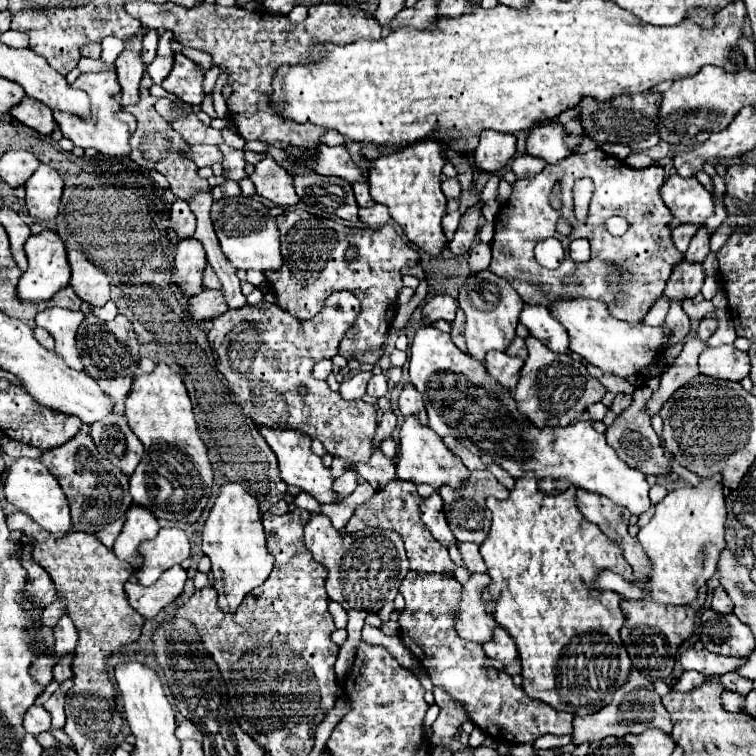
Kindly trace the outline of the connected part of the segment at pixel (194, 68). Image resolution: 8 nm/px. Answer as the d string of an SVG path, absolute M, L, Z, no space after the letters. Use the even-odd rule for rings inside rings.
M175 52L173 70L163 80L163 88L181 100L189 104L201 104L205 92L203 92L203 68L189 60L185 54Z

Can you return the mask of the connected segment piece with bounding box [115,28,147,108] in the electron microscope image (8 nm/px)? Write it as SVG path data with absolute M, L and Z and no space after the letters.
M147 28L141 30L141 36L133 36L125 42L125 50L115 60L117 80L121 86L121 108L139 102L139 84L145 74L145 64L141 62L141 38Z

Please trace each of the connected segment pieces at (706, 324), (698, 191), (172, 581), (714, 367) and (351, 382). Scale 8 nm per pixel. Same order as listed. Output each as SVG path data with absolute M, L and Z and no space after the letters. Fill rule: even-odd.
M703 318L703 320L699 322L699 326L695 328L695 334L697 334L701 340L709 340L711 334L715 332L715 328L717 328L717 320L715 320L715 318Z
M669 176L669 180L661 186L661 198L673 218L683 224L703 224L715 210L711 192L707 192L695 176Z
M173 566L153 586L143 586L137 580L131 580L125 584L125 592L129 604L143 618L153 618L161 608L171 604L183 592L185 582L187 582L187 572L181 566Z
M733 344L707 348L699 356L699 372L721 380L741 382L749 374L749 368L747 352L737 350Z
M357 372L357 374L353 374L351 378L347 378L347 380L341 382L339 394L341 394L345 400L363 398L363 394L365 394L365 390L367 390L367 382L369 382L371 376L373 376L373 372Z

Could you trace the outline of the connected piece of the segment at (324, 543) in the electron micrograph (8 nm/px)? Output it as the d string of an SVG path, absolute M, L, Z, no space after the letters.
M321 512L311 514L311 520L305 526L305 544L313 552L313 558L327 568L327 580L325 580L327 596L339 602L349 614L349 622L347 622L349 640L339 648L339 658L335 664L335 674L341 680L353 664L355 648L361 640L361 628L365 624L365 622L357 622L359 618L357 614L377 612L379 608L383 608L383 604L393 600L399 592L401 580L409 572L409 562L405 556L403 540L395 530L361 530L361 532L345 534L333 528L331 520Z

